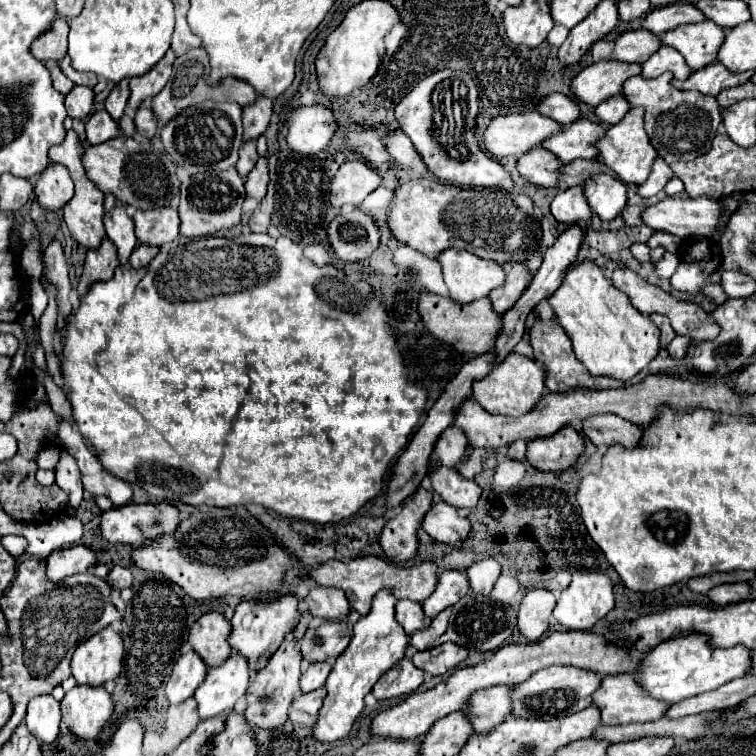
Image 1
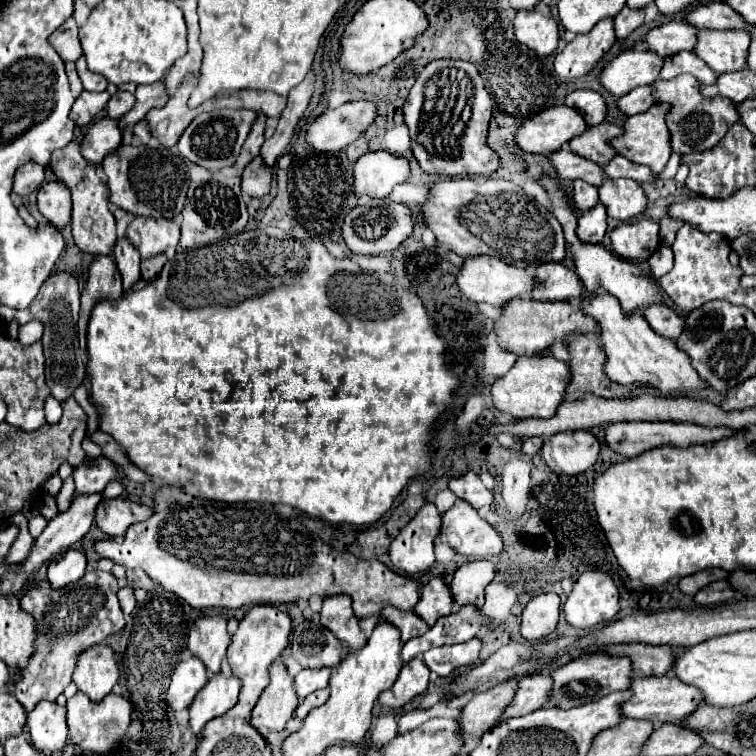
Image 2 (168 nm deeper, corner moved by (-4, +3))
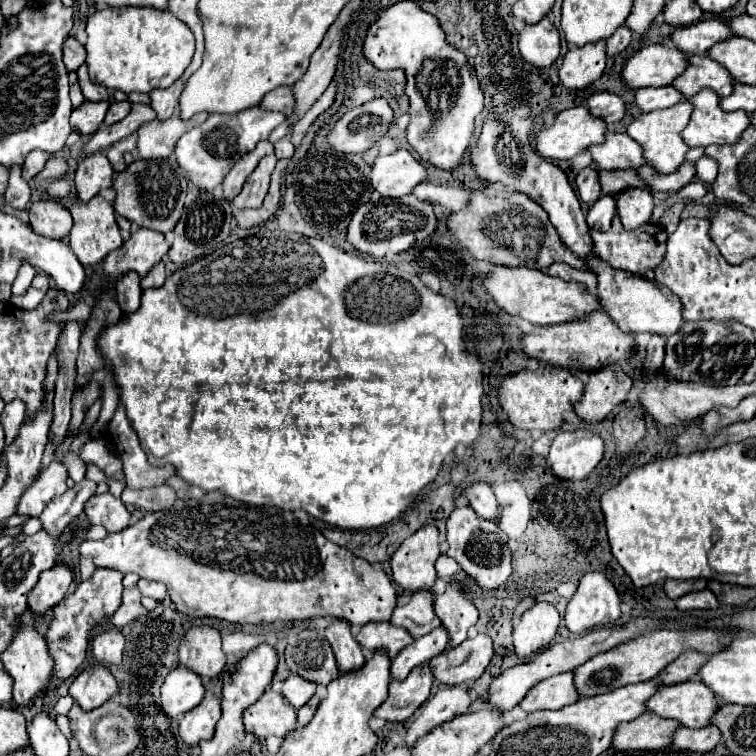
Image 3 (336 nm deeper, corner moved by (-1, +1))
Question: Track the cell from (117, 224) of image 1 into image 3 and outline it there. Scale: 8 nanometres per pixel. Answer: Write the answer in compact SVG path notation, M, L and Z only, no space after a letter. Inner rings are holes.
M129 272L125 274L119 282L117 282L117 302L121 306L123 314L131 314L139 308L141 304L141 286L139 286L139 276L137 272Z

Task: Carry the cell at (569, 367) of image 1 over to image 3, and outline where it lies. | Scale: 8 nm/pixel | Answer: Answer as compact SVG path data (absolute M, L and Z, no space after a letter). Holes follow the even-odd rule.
M621 366L613 370L597 370L591 374L583 398L575 404L575 414L589 424L601 422L615 406L625 402L631 386L633 380L621 370Z

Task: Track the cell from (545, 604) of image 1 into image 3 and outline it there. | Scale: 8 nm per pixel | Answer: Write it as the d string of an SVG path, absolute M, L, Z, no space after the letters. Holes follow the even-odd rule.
M541 602L529 608L513 630L513 648L519 658L529 658L547 648L559 626L559 612L555 606Z

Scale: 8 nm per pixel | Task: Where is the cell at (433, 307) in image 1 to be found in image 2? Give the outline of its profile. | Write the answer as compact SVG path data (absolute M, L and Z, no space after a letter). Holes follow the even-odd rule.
M526 296L524 300L512 300L508 306L502 308L502 316L494 320L494 334L498 338L498 344L502 350L512 352L516 356L532 356L548 348L554 340L564 340L574 330L582 330L586 334L596 334L598 326L594 318L582 314L578 306L572 306L570 302L554 300L554 302L538 302Z

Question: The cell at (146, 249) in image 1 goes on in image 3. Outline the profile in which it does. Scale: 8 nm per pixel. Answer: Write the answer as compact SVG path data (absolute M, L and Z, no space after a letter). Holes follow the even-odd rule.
M161 262L161 264L157 264L143 280L141 280L141 288L143 290L147 290L147 288L157 288L157 286L161 286L163 282L165 282L165 264Z

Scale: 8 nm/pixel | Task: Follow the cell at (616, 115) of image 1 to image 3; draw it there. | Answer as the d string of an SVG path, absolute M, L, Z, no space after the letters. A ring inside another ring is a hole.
M661 86L661 88L639 88L635 92L635 102L643 112L653 112L661 108L671 108L673 104L681 102L683 96L673 86Z

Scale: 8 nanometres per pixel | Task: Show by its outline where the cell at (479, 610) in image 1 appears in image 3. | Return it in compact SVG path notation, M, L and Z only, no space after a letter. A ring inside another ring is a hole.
M441 626L435 628L431 634L423 636L421 640L413 640L413 644L403 648L391 660L391 676L395 680L405 680L415 666L423 666L433 656L439 656L447 648L447 644L449 644L449 636Z

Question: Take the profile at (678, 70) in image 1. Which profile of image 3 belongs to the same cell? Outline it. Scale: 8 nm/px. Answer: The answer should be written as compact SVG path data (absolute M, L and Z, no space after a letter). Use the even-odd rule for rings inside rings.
M689 56L689 68L673 82L673 86L685 98L695 96L703 88L711 88L719 96L729 96L733 92L733 76L709 56Z

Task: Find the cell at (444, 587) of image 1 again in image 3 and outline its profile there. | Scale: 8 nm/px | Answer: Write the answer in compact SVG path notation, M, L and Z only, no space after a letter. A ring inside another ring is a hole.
M417 592L409 602L397 604L389 622L405 628L413 638L421 638L441 626L441 620L433 612L433 596L429 592Z

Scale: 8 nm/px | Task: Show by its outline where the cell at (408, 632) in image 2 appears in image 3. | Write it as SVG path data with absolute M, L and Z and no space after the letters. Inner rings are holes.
M369 622L357 634L357 642L371 652L385 650L389 658L395 658L397 652L409 646L413 640L409 632L405 632L403 628L395 628L389 622Z

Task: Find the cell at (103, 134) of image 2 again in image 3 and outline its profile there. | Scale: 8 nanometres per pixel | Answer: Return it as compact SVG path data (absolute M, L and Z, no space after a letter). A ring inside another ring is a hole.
M97 152L89 158L79 160L75 172L75 192L81 202L89 202L103 188L111 188L111 164L103 152Z

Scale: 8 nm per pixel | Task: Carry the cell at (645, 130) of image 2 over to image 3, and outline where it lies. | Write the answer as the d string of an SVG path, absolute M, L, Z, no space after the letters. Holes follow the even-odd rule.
M681 100L673 108L641 114L637 120L633 120L629 124L627 134L635 142L639 142L643 146L645 158L647 158L647 162L651 166L655 166L661 172L675 172L675 168L679 168L685 162L685 154L689 150L689 146L685 144L685 140L681 138L681 130L685 128L685 124L689 124L691 112L693 112L693 104L689 100Z

